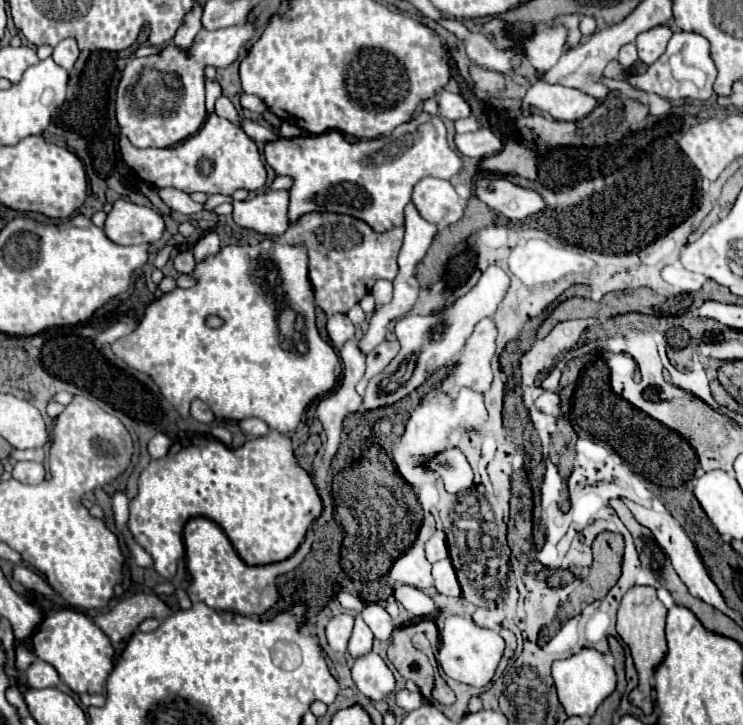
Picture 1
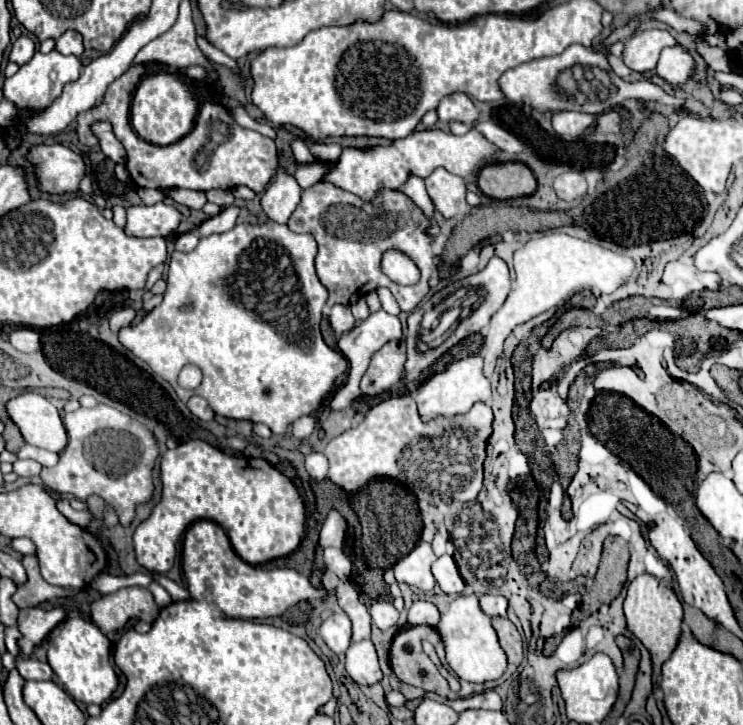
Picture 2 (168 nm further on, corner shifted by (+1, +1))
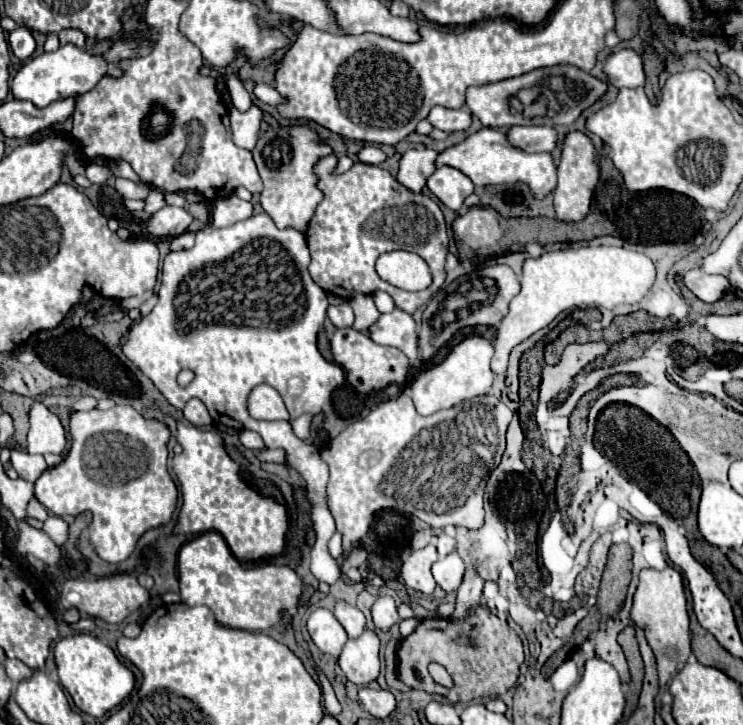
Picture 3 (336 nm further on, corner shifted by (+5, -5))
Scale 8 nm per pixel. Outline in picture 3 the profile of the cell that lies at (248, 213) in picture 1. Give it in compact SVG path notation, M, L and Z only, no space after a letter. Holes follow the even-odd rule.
M281 126L269 128L259 136L257 146L253 148L253 158L263 180L261 192L261 206L277 224L277 228L295 228L297 232L305 232L317 202L323 198L321 190L315 188L317 180L313 176L313 164L321 158L331 154L331 148L319 144L319 138L309 126Z

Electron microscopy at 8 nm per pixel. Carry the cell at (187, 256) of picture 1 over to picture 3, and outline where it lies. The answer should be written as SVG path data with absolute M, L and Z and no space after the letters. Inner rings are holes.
M183 232L181 236L171 240L171 250L189 250L195 244L195 234L193 232Z

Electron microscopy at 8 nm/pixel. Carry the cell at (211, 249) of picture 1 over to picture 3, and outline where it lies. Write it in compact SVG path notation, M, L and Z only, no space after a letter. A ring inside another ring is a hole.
M231 194L227 198L219 198L219 200L215 200L213 212L211 212L211 228L233 226L239 220L249 218L251 214L253 214L251 202L245 202L245 200L237 198L235 194Z

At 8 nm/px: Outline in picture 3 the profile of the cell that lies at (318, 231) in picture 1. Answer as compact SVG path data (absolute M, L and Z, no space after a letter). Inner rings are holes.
M335 154L323 156L315 166L313 174L317 176L317 188L323 192L323 200L317 204L315 214L305 232L311 264L309 274L317 286L325 292L351 300L353 294L373 294L385 290L395 300L395 306L407 314L413 314L425 306L431 296L445 282L445 256L447 256L447 230L443 212L435 200L425 194L415 194L397 184L397 180L383 168L355 162L353 168L341 176L333 174L337 164ZM399 226L401 234L395 234ZM391 250L409 250L417 252L429 266L433 274L433 284L421 292L405 292L387 282L383 282L375 272L375 260L383 252Z

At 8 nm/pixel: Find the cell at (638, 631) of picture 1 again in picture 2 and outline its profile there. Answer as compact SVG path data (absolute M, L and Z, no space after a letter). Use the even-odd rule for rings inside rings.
M651 574L637 576L627 590L625 598L625 618L629 630L647 646L653 660L653 680L655 684L661 682L661 664L671 656L671 652L677 648L679 636L681 636L681 622L683 622L683 606L675 594L673 588L665 586L659 578Z

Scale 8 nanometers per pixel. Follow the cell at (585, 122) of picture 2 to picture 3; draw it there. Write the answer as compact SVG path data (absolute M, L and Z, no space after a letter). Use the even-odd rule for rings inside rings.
M579 130L567 132L561 146L561 162L557 166L557 188L553 190L553 206L559 220L583 220L589 212L595 184L599 182L599 164L591 138Z

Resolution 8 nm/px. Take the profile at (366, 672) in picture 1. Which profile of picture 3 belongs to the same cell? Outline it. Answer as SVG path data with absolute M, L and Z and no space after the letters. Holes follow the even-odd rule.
M365 630L357 640L349 640L339 656L339 666L349 682L367 686L379 676L379 638Z

